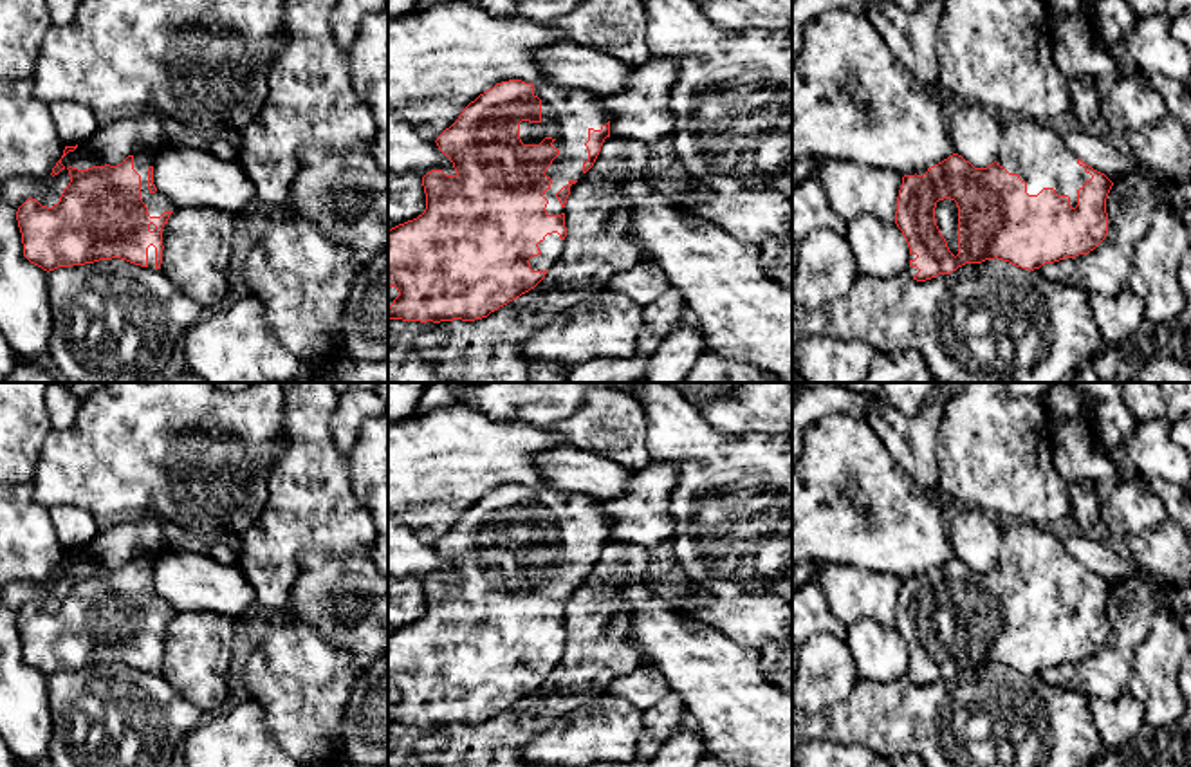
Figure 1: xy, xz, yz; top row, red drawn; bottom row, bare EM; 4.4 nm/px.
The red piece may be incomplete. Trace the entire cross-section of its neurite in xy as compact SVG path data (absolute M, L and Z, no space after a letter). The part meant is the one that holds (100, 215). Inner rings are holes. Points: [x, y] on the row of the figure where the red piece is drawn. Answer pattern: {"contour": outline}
{"contour": "M161 146L117 166L69 166L70 182L52 208L27 199L16 211L23 256L47 273L112 258L161 269L166 224L177 209L153 184Z"}

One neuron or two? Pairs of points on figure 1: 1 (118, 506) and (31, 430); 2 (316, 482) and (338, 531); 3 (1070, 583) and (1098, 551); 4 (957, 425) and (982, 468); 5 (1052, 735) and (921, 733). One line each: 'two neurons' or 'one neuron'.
1: two neurons
2: one neuron
3: two neurons
4: one neuron
5: one neuron

